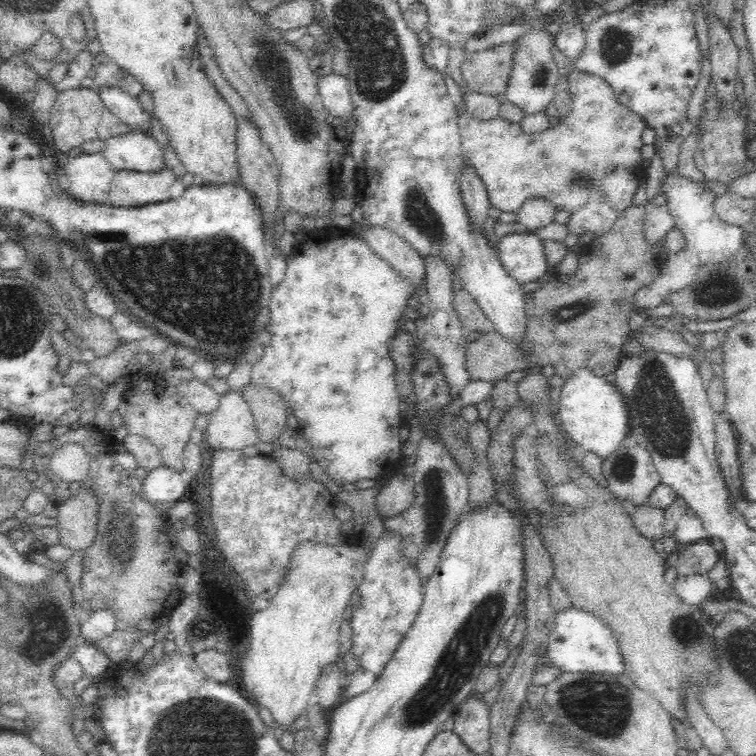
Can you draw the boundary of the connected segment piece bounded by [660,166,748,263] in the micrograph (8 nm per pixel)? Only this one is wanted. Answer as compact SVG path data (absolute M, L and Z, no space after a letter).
M662 166L660 193L666 198L664 206L671 213L675 227L684 232L688 239L688 249L700 255L701 263L706 263L706 260L718 263L718 260L735 254L741 246L741 241L748 234L747 228L731 226L716 215L714 202L720 192L706 187L705 181L690 180L686 176L681 176L677 170L665 172Z

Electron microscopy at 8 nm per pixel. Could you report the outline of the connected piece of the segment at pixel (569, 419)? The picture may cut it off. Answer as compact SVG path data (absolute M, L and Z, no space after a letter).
M588 365L578 366L560 385L559 418L562 428L577 442L578 450L608 456L629 435L629 420L622 393L615 383L598 376Z

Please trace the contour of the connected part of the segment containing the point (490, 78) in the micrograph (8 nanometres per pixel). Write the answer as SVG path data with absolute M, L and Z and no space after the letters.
M509 44L472 52L461 64L463 80L470 92L497 96L505 92L510 74Z

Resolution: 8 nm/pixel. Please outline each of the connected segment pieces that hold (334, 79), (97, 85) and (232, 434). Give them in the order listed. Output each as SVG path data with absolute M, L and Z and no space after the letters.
M334 72L319 75L316 80L316 88L322 104L334 116L340 117L340 114L349 114L347 111L350 109L350 95L345 75Z
M104 52L94 54L93 67L97 73L91 88L98 94L102 89L112 87L136 97L143 90L142 83L138 82L132 73L120 68L113 58Z
M228 391L220 397L220 408L209 418L205 432L212 451L241 451L254 446L259 432L248 403L238 391Z

